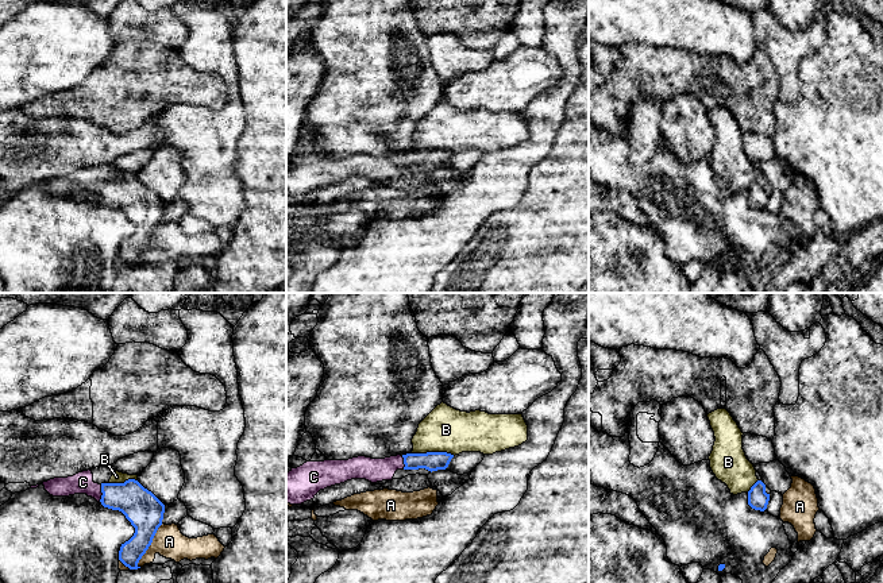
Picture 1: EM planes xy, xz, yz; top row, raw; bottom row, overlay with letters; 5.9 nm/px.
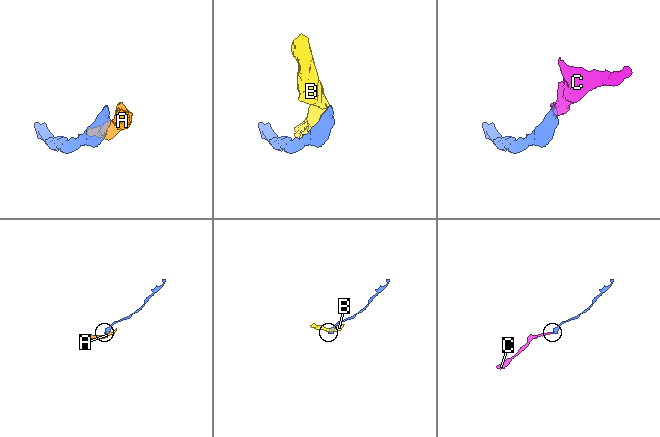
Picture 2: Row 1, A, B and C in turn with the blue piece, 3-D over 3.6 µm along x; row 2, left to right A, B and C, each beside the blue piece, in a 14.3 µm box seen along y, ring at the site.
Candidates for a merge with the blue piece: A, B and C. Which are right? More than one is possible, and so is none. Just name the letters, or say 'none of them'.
C

